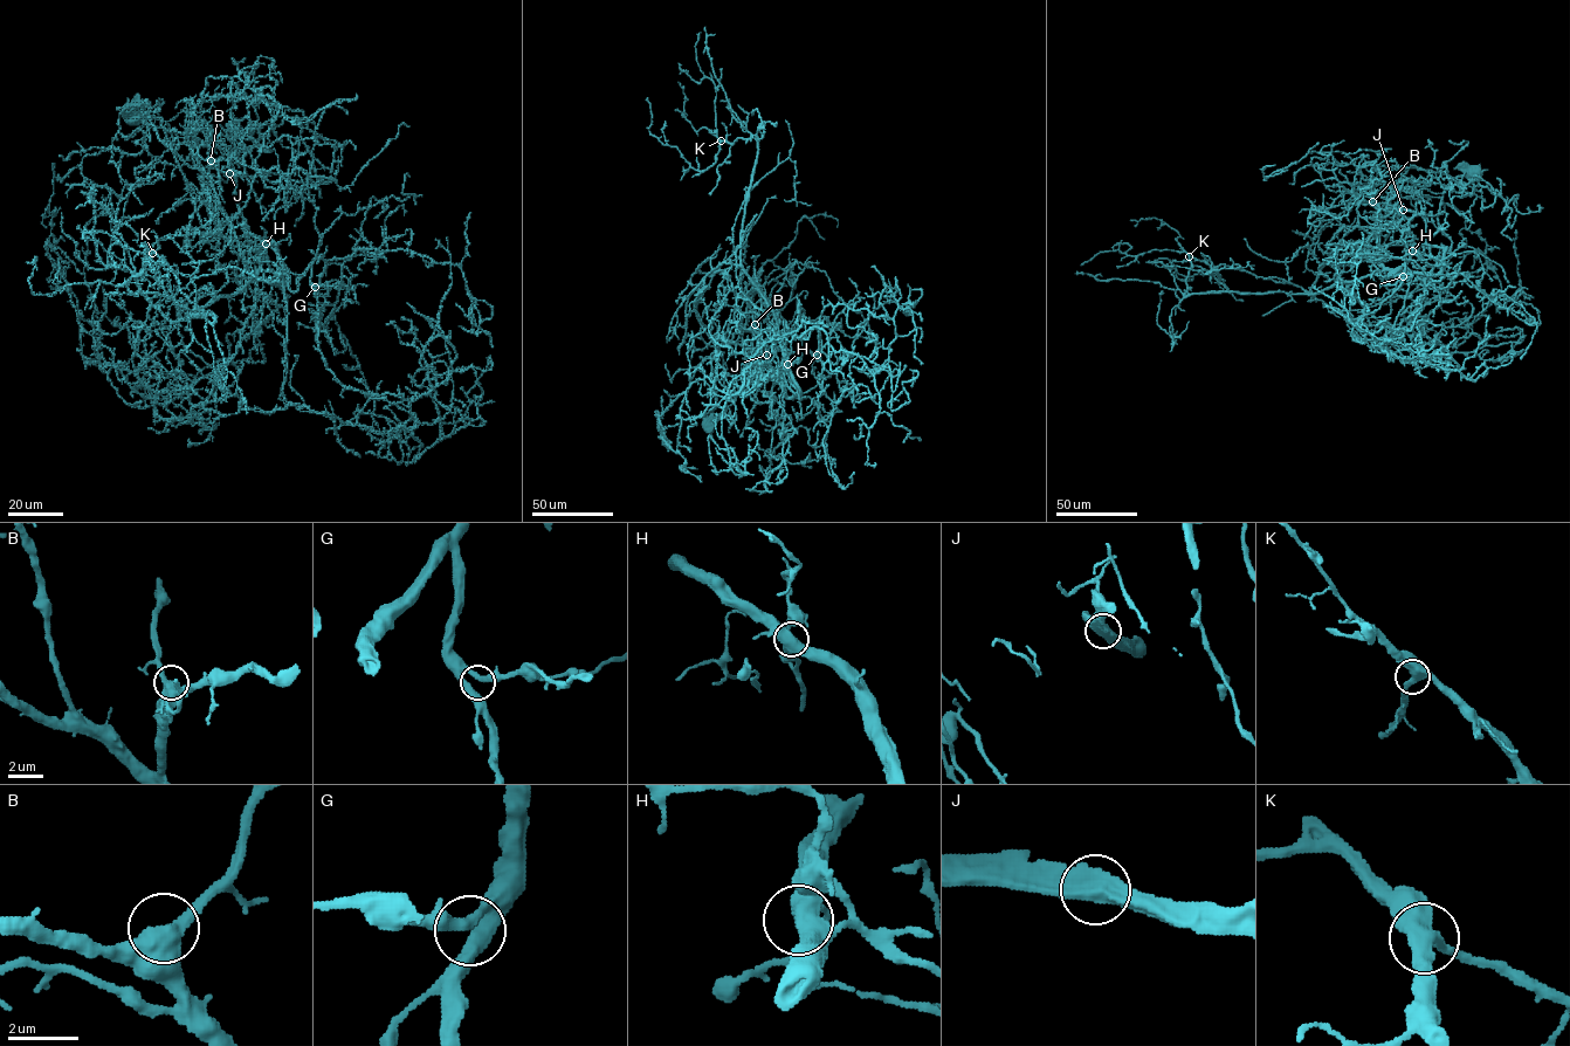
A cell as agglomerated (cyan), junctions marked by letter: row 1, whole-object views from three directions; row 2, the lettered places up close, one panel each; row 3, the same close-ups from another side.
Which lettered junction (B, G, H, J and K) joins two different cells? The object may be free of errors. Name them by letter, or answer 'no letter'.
no letter

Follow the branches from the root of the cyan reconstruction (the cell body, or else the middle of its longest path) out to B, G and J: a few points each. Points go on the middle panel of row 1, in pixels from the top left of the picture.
B: (706, 426), (757, 376), (776, 376), (798, 392), (780, 338), (771, 331), (756, 332), (755, 324)
G: (706, 426), (757, 376), (776, 376), (790, 389), (787, 366), (803, 338), (817, 355)
J: (706, 426), (757, 376), (776, 376), (790, 389), (787, 365), (770, 377), (766, 355)

